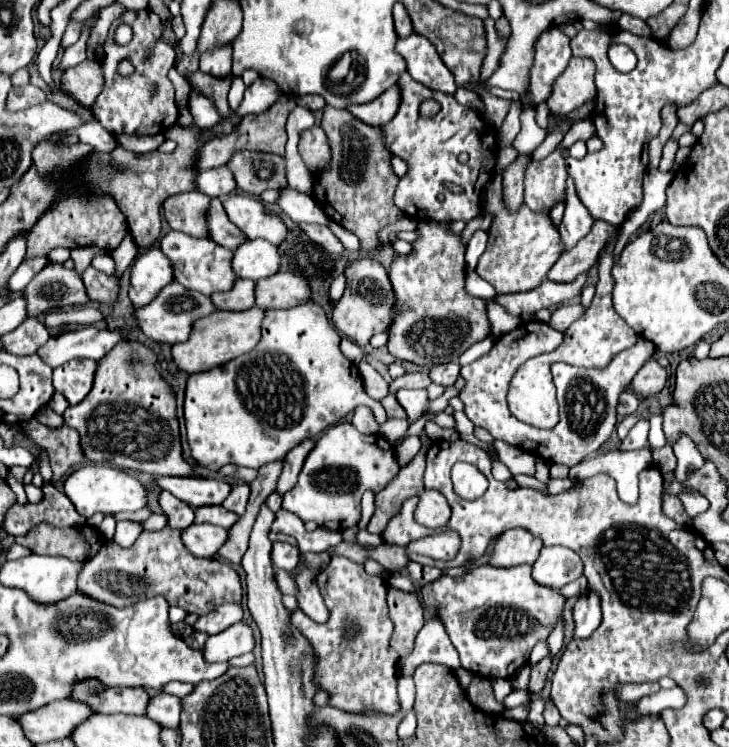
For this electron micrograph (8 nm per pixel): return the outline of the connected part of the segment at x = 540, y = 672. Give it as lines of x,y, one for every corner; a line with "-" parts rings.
543,658
543,660
531,670
531,680
529,680
529,686
527,686
527,694
529,694
529,696
537,696
537,694
543,692
549,670
551,670
551,660
549,660
549,658

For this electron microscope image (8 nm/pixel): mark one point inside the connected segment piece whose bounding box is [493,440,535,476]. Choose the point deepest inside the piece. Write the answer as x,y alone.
518,461

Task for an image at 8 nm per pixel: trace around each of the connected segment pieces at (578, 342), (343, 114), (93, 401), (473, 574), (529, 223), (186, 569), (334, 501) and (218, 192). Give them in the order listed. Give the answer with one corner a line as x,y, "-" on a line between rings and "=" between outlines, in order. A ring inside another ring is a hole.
613,246
605,248
601,258
599,258
599,282
597,282
597,292
591,302
591,306
585,310
585,314
575,320
567,330
565,330
565,340
563,344
549,354
551,360
555,362
567,362
575,366
593,366
593,368
605,368
613,356
617,356
621,350
633,346
637,342
635,330
627,326
625,320
615,312
613,302
611,302
611,292
613,292
613,278
611,278
611,268
613,268
=
331,106
323,108
321,128
329,136
333,158
329,168
317,178
317,190
325,190
325,196
319,198
319,202
325,206
329,218
361,240
363,250
381,250
379,230
405,216
393,202
399,176
391,168
393,154
383,146
383,132
377,126
359,122
349,110
=
137,340
119,342
105,358
99,360
95,384
87,398
65,410
65,424
81,434
83,452
91,462
111,462
111,466
149,472
155,478
193,474
193,468
181,458
175,392
171,384
159,376
155,364
157,354
147,344
-
131,356
139,358
135,366
127,362
=
489,564
479,566
461,578
443,576
435,582
429,582
419,592
427,606
439,610
445,630
455,650
459,652
461,666
483,678
511,678
521,666
525,666
533,646
539,640
545,640
553,632
557,620
563,618
563,606
565,606
565,596
561,596
559,590
539,586
533,580
529,564
511,568
495,568
=
493,176
481,194
485,212
495,214
495,222
489,228
489,242
479,258
477,274
487,280
498,294
527,292
537,288
551,266
561,256
563,244
559,230
551,224
549,212
533,214
525,204
517,212
509,212
501,202
501,176
=
169,525
159,531
145,530
129,548
121,548
113,540
105,542
103,550
99,550
99,554
95,554
93,558
85,562
83,570
79,572
77,588
85,592
87,596
99,602
105,602
109,606
115,606
115,608
133,606
139,600
163,596
169,602
169,606
179,606
187,614
197,614
197,616
209,614
211,610
215,610
215,606
221,606
225,602
241,602
241,582
239,582
237,572
219,559
199,558
192,555
183,546
181,530
171,529
=
339,422
317,440
299,474
299,482
283,496
283,508
295,512
303,522
313,520
321,528
341,532
359,522
363,492
383,490
397,472
395,450
381,434
367,436
355,430
351,422
=
227,164
203,170
197,176
197,190
211,198
223,198
235,190
235,178
231,170
227,170

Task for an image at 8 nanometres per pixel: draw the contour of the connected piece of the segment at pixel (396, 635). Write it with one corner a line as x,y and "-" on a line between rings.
389,586
387,602
389,602
391,620
395,624
391,646
395,646
399,658
404,658
411,653
411,646
415,644
417,632
423,628
423,608
415,594
401,592
393,586

